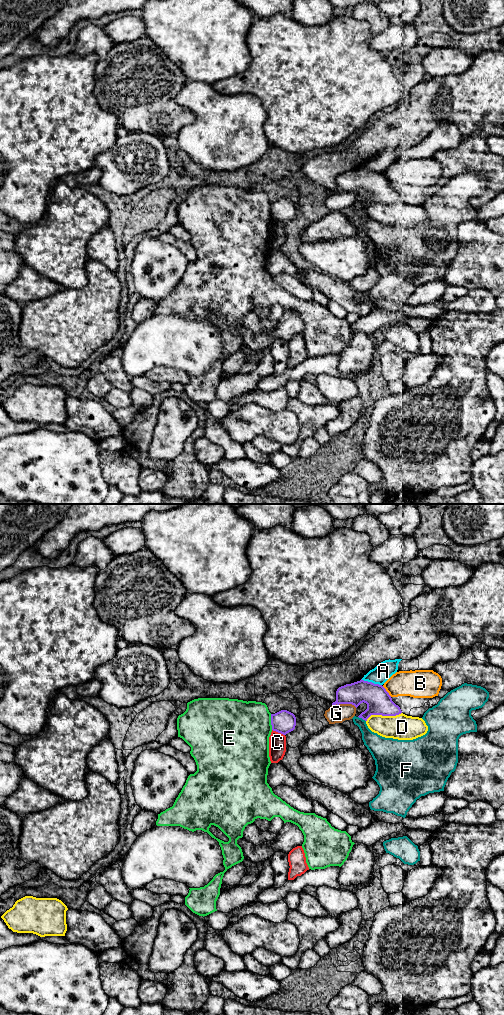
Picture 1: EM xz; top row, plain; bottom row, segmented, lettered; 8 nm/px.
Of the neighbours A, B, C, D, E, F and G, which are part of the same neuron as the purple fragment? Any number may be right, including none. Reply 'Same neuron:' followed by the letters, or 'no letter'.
Same neuron: no letter

